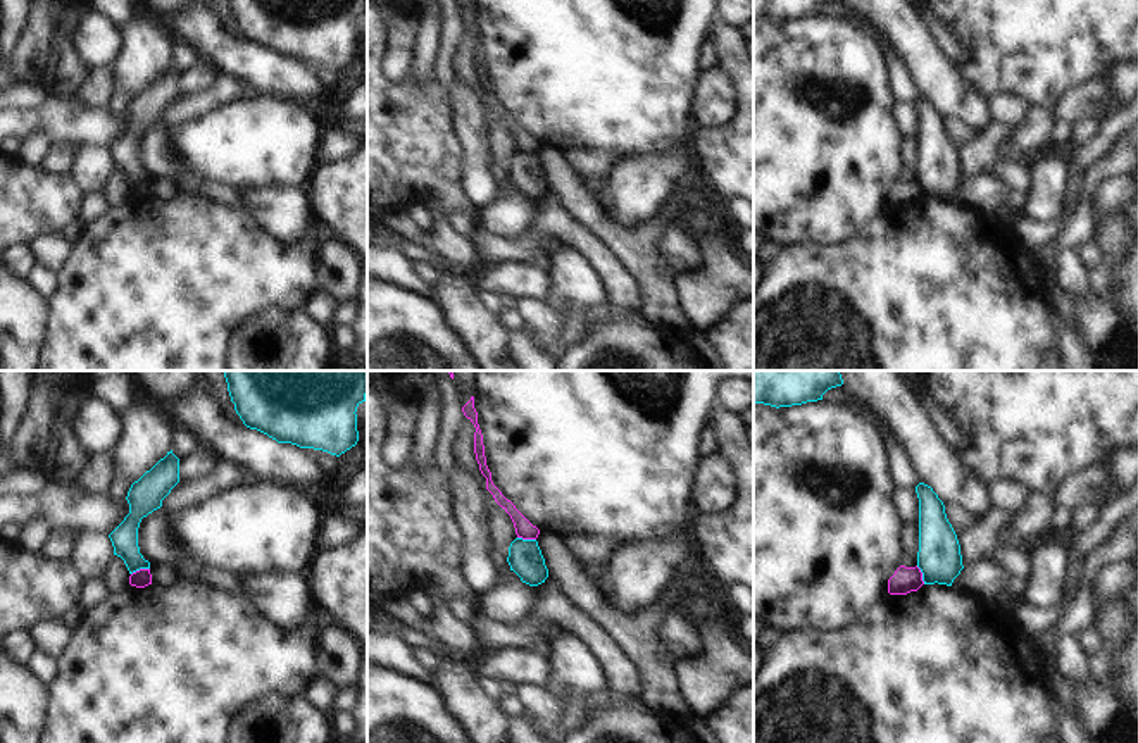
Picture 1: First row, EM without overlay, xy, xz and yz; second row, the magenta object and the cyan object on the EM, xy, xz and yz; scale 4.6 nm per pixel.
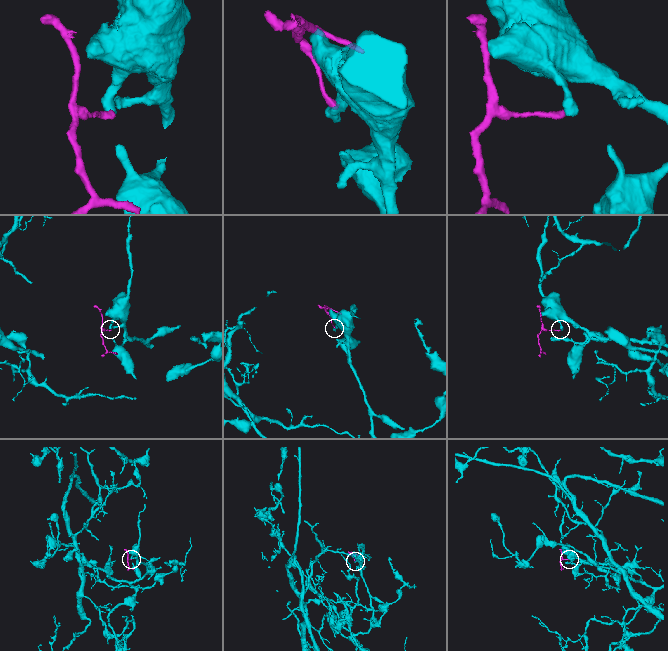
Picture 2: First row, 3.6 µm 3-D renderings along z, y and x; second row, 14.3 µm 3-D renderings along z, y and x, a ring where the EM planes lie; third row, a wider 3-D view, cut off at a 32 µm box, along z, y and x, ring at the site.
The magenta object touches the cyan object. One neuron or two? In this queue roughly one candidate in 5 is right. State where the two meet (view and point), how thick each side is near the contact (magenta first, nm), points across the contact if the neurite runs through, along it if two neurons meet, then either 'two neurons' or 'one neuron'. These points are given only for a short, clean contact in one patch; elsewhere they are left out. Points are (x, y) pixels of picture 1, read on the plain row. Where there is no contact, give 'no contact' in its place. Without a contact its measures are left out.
contact xy (140, 183); calibres 90 and 130 nm; border xy (149, 181), (140, 181), (131, 188); two neurons

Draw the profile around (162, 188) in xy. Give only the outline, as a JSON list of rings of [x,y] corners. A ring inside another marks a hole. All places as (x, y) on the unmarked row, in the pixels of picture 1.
[[[150,178],[152,198],[169,200],[179,195],[178,186],[169,178]]]

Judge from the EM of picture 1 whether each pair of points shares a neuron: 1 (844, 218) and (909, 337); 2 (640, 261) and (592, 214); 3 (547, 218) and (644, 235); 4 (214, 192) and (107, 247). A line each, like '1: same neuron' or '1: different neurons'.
1: different neurons
2: same neuron
3: different neurons
4: different neurons

